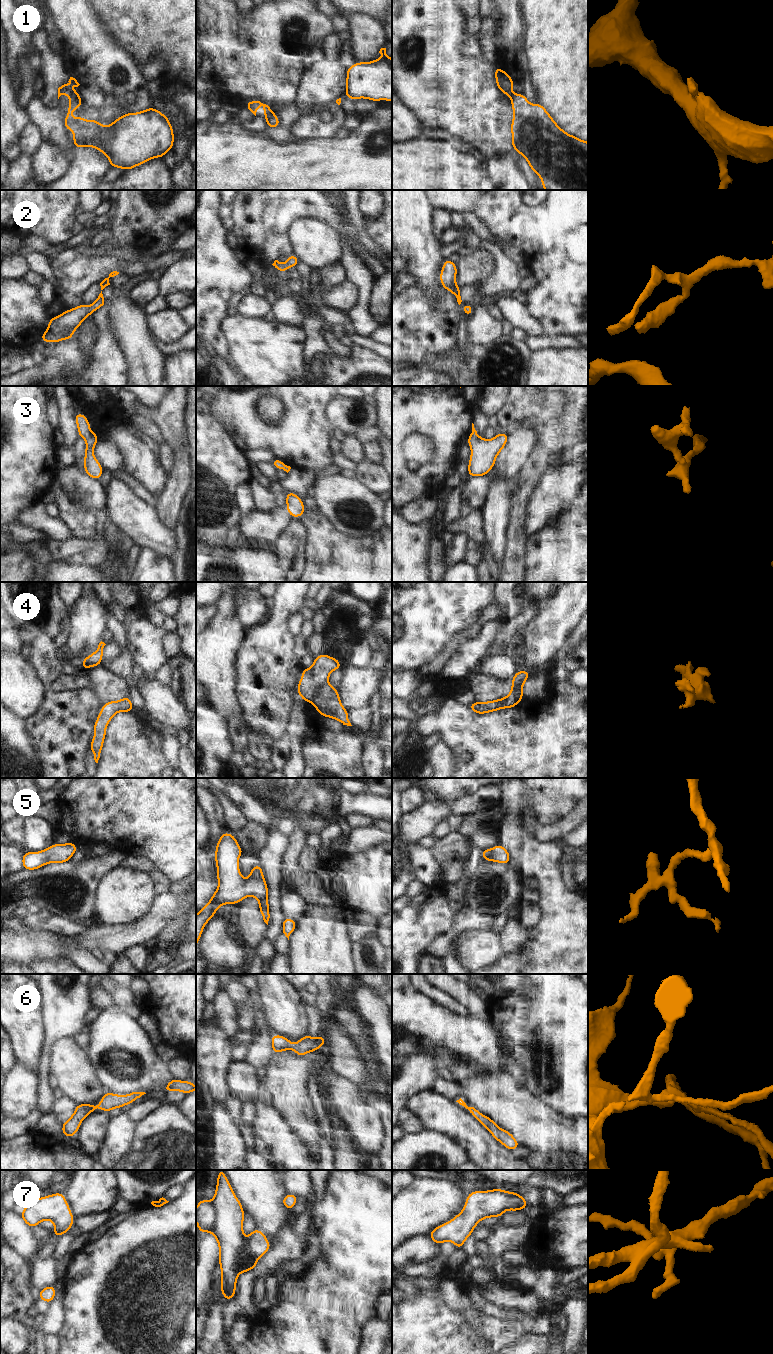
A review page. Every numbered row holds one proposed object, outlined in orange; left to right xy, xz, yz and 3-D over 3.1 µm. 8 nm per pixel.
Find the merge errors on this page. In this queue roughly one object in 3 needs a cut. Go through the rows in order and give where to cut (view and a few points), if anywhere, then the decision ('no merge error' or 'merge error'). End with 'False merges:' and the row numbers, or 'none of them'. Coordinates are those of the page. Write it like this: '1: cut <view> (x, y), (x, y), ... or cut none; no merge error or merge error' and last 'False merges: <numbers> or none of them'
1: cut xy (78, 94), (70, 101); merge error
2: cut none; no merge error
3: cut none; no merge error
4: cut none; no merge error
5: cut none; no merge error
6: cut none; no merge error
7: cut none; no merge error
False merges: 1

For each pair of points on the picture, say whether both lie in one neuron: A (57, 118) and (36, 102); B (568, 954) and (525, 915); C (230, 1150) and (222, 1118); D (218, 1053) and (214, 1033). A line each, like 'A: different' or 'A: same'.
A: same
B: different
C: same
D: same

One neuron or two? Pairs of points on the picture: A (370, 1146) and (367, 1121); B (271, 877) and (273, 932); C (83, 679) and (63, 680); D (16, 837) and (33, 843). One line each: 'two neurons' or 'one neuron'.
A: one neuron
B: one neuron
C: one neuron
D: two neurons

